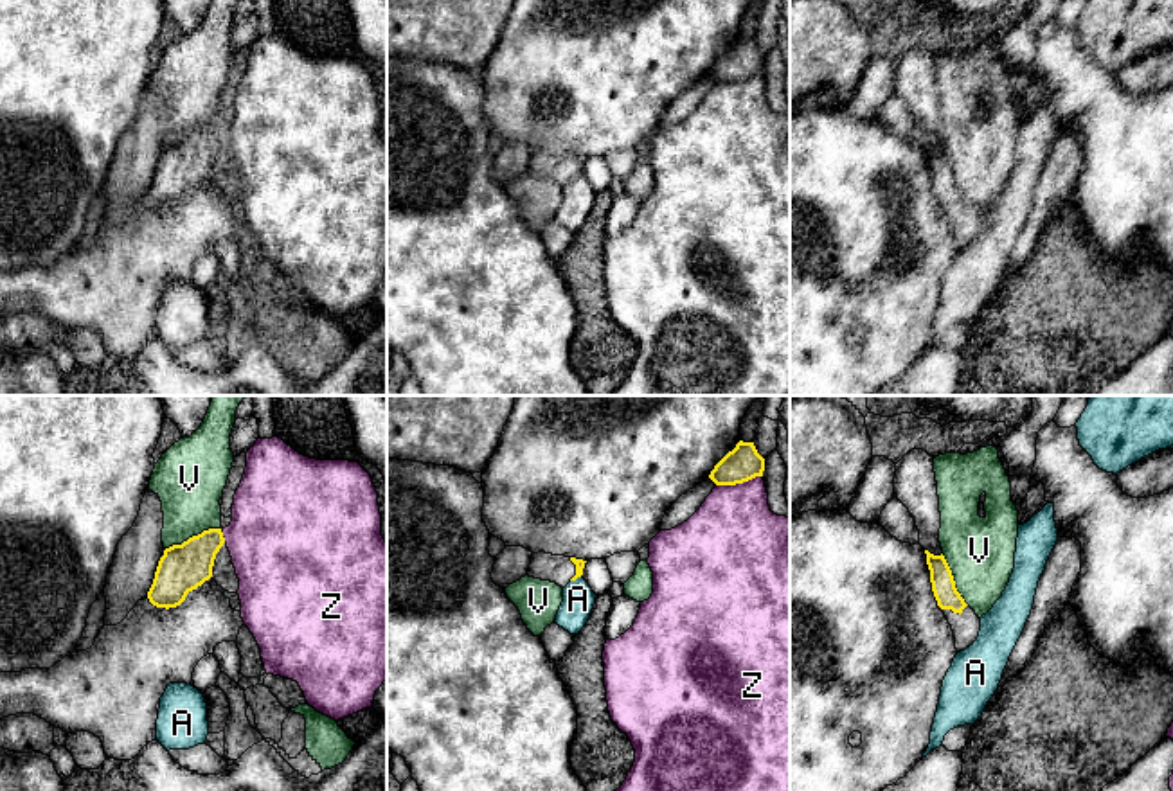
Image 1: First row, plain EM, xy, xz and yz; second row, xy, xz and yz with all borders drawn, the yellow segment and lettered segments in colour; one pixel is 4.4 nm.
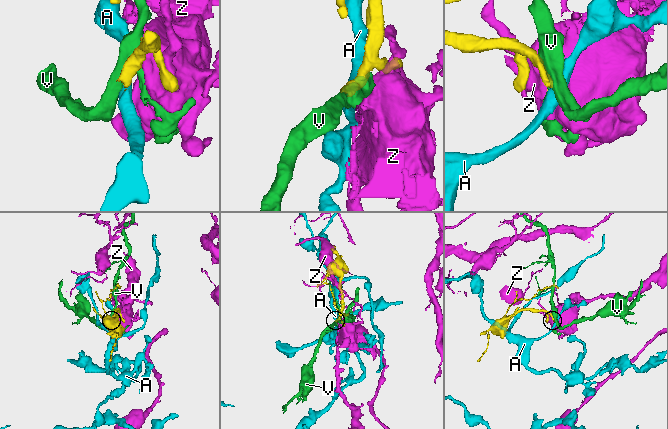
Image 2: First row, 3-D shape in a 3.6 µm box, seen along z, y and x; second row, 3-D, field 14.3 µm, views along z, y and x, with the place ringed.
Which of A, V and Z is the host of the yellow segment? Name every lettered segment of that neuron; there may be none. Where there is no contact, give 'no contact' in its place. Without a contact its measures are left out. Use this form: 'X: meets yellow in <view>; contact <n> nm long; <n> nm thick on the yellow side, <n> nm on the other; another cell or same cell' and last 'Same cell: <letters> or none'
A: meets yellow in xz; contact 50 nm long; 50 nm thick on the yellow side, 140 nm on the other; another cell
V: meets yellow in xy; contact 260 nm long; 220 nm thick on the yellow side, 320 nm on the other; another cell
Z: meets yellow in xz; contact 220 nm long; 160 nm thick on the yellow side, 400 nm on the other; another cell
Same cell: none

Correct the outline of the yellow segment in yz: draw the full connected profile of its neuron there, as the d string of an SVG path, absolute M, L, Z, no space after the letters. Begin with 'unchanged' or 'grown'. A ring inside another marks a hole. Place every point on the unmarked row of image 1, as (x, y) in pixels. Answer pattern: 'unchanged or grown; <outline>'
grown; M925 147L925 151L934 194L948 221L952 223L955 246L961 250L977 237L980 228L980 216L957 189L952 167L945 153L934 153L928 147Z

